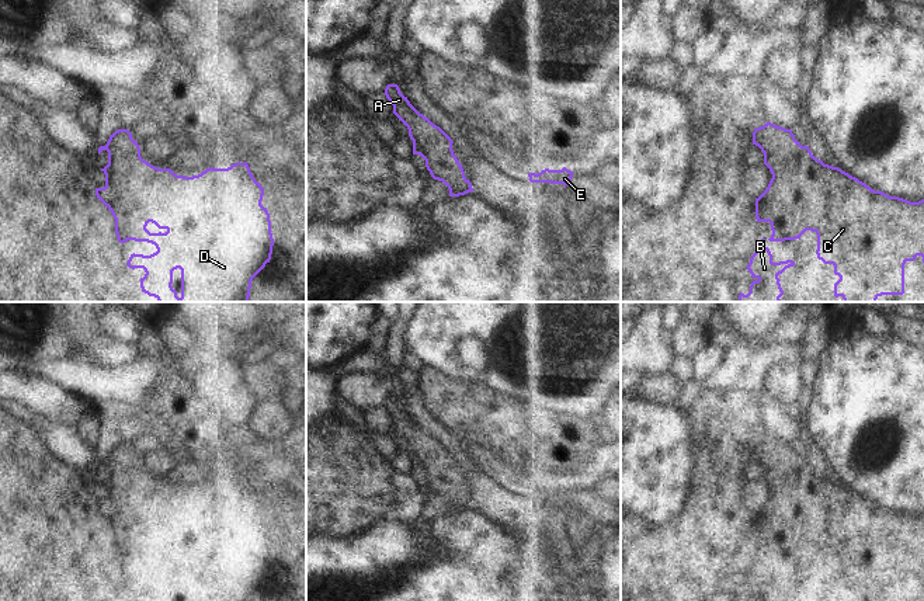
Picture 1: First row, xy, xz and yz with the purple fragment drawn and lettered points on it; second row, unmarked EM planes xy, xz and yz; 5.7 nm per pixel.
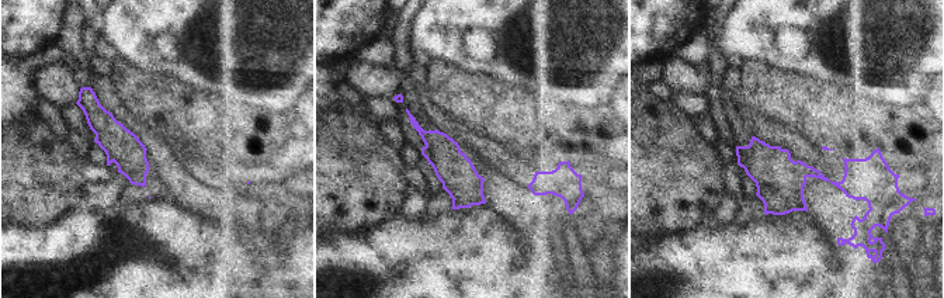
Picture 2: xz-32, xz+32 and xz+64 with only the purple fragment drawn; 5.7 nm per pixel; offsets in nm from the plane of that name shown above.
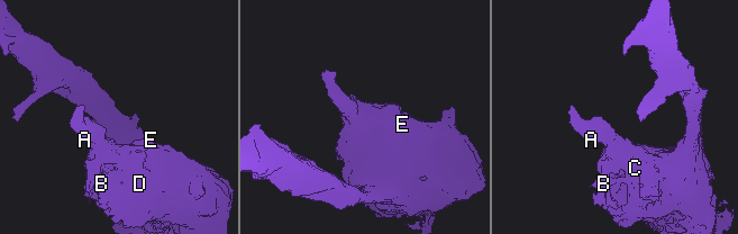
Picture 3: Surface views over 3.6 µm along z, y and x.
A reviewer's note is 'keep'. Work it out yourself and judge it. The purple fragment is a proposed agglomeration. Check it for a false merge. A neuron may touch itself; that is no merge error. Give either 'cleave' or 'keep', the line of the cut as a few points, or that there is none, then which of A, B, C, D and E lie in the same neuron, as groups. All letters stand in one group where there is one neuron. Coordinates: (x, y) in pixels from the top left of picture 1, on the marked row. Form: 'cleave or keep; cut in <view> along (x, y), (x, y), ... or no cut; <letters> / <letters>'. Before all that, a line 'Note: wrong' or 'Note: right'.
Note: right
keep; no cut; A B C D E

